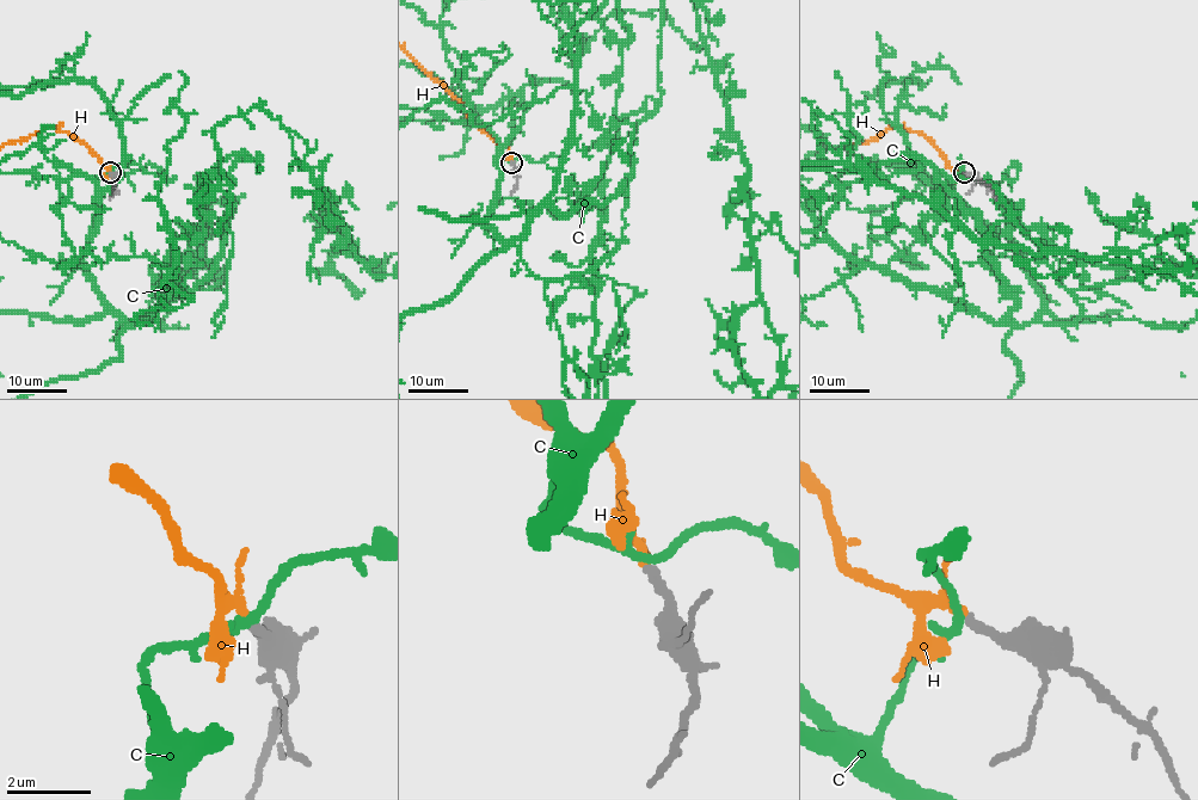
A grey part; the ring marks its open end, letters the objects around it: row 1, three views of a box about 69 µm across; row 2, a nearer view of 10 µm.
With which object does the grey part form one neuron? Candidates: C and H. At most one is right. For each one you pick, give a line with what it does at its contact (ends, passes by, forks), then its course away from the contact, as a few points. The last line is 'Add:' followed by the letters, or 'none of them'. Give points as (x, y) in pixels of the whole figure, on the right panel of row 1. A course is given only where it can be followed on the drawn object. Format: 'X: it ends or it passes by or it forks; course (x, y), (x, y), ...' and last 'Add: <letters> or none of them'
H: it passes by
Add: H

